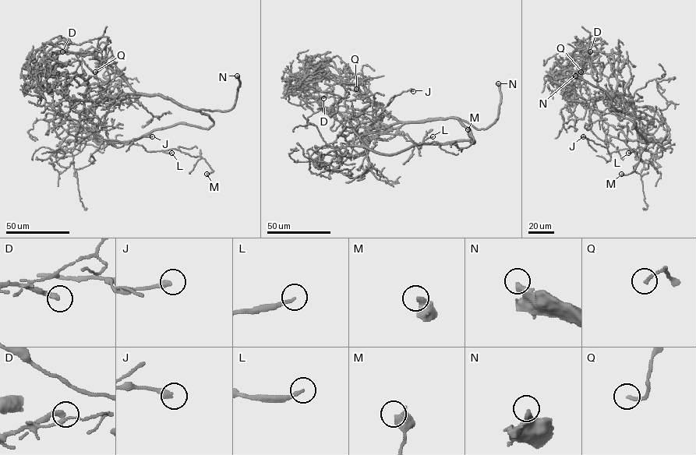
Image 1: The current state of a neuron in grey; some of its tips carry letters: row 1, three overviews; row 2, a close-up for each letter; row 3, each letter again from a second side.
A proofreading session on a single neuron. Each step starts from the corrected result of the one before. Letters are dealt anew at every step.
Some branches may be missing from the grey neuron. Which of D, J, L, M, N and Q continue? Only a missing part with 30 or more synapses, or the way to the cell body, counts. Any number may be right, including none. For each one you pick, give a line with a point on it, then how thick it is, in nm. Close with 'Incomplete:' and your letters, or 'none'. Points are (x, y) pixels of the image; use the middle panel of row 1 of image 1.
L: (432, 136) | 170 nm
N: (498, 83) | 320 nm
Incomplete: L, N

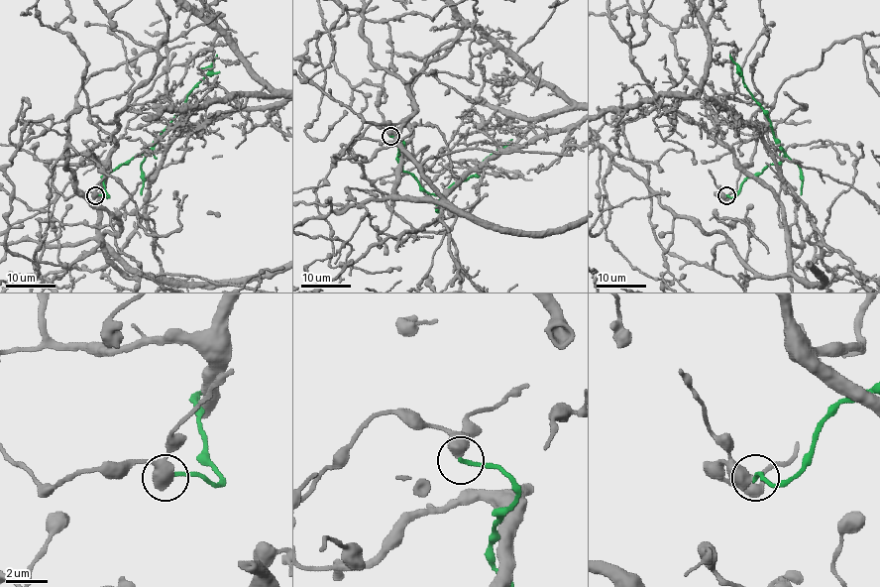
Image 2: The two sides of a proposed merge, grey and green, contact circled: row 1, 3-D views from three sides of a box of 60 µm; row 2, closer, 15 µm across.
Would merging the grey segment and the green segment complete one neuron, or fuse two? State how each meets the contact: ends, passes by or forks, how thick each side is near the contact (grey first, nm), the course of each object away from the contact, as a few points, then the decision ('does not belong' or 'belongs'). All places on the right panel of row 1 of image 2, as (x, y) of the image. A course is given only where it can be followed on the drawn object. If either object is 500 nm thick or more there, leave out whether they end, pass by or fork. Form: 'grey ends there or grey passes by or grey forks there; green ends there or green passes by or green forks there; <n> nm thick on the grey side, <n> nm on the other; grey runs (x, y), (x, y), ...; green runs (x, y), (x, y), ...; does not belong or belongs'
600 nm thick on the grey side, 220 nm on the other; grey runs (726, 196), (752, 165), (732, 145), (774, 127), (701, 98), (681, 157), (723, 163), (660, 84); green runs (726, 196), (735, 196), (747, 177), (776, 165), (785, 155), (774, 137), (767, 114), (748, 90), (729, 55); belongs

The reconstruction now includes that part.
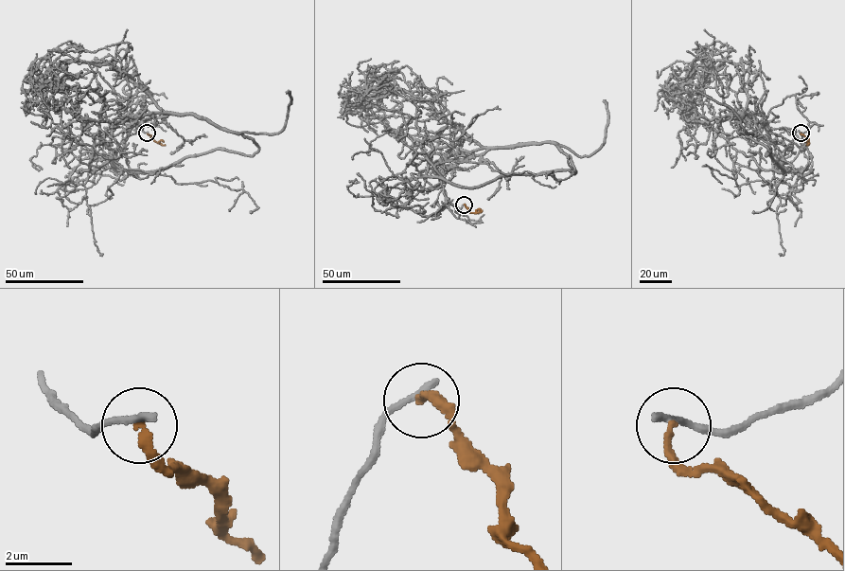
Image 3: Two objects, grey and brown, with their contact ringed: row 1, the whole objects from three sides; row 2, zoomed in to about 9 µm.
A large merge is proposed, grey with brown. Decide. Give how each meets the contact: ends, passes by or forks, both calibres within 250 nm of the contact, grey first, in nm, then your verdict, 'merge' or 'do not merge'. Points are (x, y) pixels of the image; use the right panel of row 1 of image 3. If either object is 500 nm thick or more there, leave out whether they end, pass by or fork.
grey ends | brown ends | 260/220 nm | do not merge

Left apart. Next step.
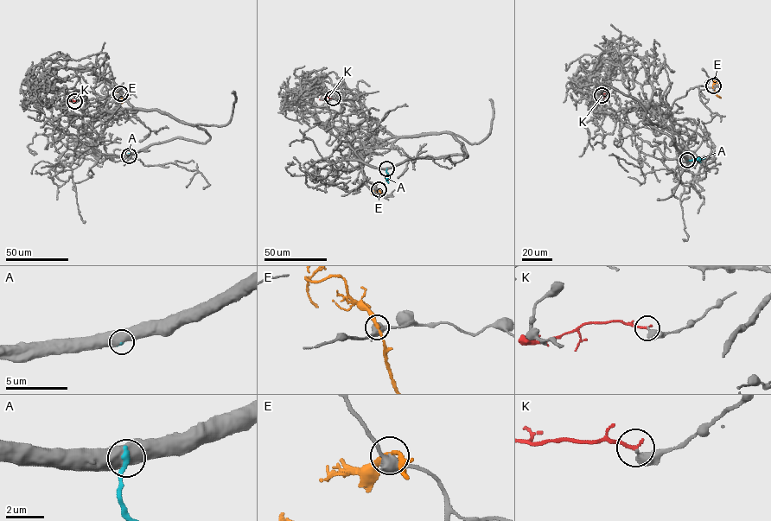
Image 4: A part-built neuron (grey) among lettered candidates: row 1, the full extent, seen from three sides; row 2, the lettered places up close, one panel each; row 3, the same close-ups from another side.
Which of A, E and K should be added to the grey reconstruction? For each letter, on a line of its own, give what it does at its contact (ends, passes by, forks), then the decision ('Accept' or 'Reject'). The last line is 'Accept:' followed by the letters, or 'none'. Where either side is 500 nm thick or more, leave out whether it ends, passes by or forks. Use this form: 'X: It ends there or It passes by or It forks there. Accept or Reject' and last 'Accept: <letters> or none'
A: Reject
E: It passes by. Reject
K: It ends there. Reject
Accept: none

